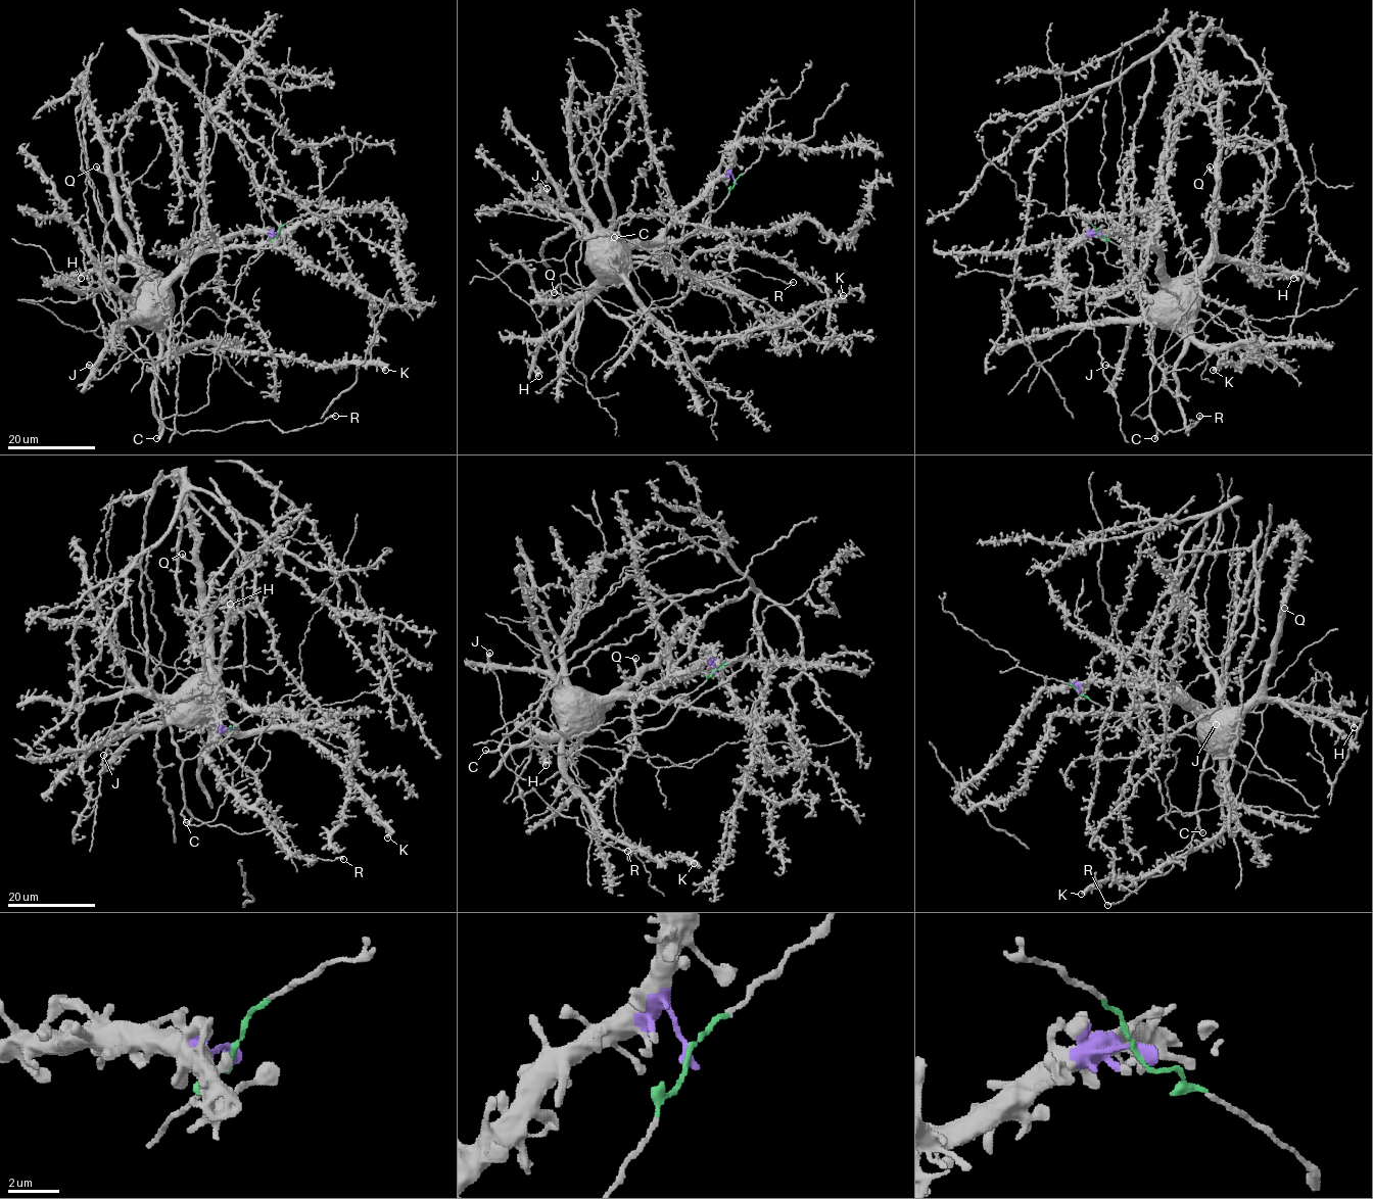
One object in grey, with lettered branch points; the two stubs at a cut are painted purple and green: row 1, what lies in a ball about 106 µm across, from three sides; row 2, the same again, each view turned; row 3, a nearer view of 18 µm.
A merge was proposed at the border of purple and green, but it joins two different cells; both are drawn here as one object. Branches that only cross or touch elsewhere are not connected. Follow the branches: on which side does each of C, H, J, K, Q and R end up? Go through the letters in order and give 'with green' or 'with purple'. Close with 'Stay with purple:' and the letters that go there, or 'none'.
C: with green
H: with purple
J: with purple
K: with purple
Q: with purple
R: with green
Stay with purple: H, J, K, Q

